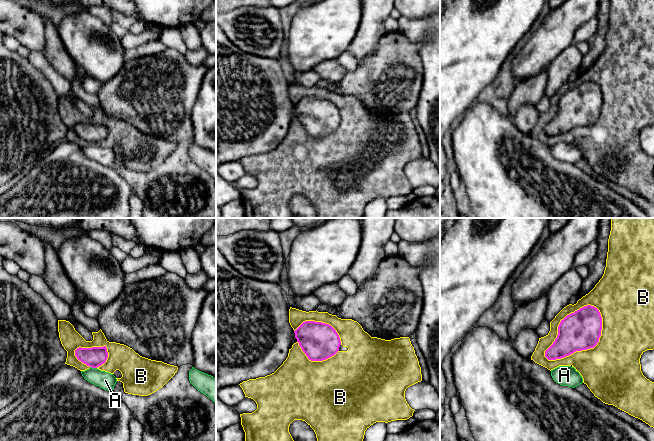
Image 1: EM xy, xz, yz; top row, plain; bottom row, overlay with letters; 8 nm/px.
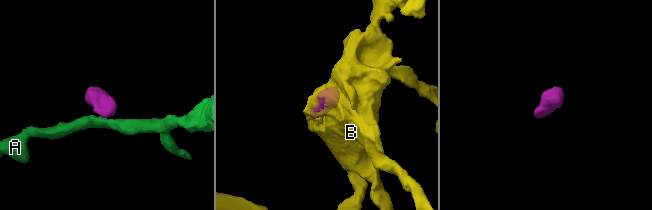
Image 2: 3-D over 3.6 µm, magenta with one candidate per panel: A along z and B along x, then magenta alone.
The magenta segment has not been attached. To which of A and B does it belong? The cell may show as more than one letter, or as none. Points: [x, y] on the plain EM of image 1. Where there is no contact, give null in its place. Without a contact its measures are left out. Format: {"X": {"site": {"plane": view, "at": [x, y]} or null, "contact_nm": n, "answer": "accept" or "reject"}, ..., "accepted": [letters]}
{"A": {"site": {"plane": "xy", "at": [93, 143]}, "contact_nm": 60, "answer": "reject"}, "B": {"site": {"plane": "yz", "at": [562, 96]}, "contact_nm": 600, "answer": "reject"}, "accepted": []}

